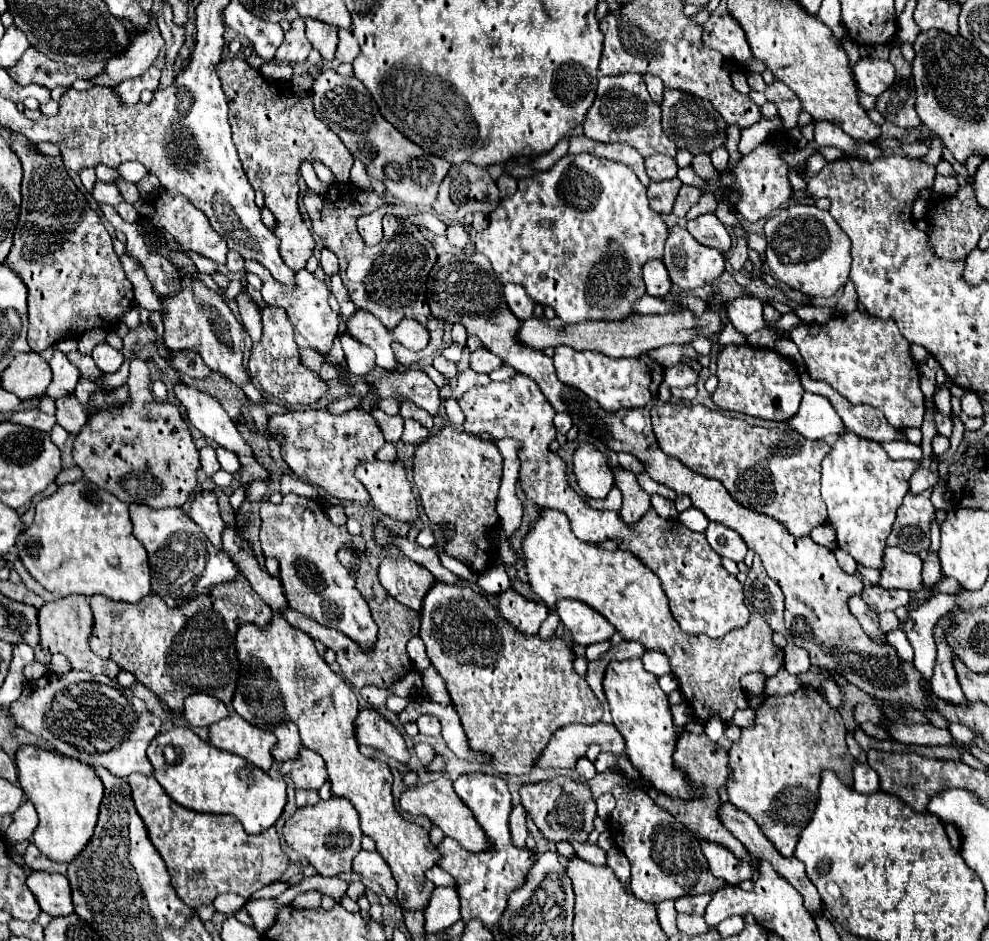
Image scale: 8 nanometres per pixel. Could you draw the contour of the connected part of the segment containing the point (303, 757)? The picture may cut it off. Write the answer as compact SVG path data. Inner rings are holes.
M300 749L300 757L292 763L282 763L280 771L294 781L296 789L318 791L328 781L324 759L308 749Z

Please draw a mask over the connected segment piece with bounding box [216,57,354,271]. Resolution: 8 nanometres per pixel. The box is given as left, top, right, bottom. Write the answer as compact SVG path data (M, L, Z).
M240 57L220 61L216 71L228 99L228 123L246 177L254 191L264 193L264 205L276 217L276 227L272 231L280 243L280 257L292 271L298 271L314 251L312 233L296 203L300 191L300 165L304 161L320 161L334 173L338 183L350 183L354 159L348 155L344 143L336 139L336 133L328 131L328 127L316 119L308 91L302 91L292 81L270 81Z

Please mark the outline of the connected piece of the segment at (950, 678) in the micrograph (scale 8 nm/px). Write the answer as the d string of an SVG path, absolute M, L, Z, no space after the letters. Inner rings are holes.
M942 617L934 629L934 637L936 637L936 647L938 647L938 657L936 657L936 665L934 665L934 675L932 675L932 691L938 699L944 699L948 703L954 705L966 705L966 697L960 689L952 659L954 659L954 651L948 647L944 635L948 631L950 623L948 617Z

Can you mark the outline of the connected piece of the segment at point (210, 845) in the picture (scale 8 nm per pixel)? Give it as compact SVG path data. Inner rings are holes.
M132 773L128 783L148 837L168 865L172 887L188 907L212 905L220 893L228 891L248 899L254 891L276 883L288 869L290 859L282 851L274 827L258 835L248 835L234 815L198 813L174 803L152 775Z

